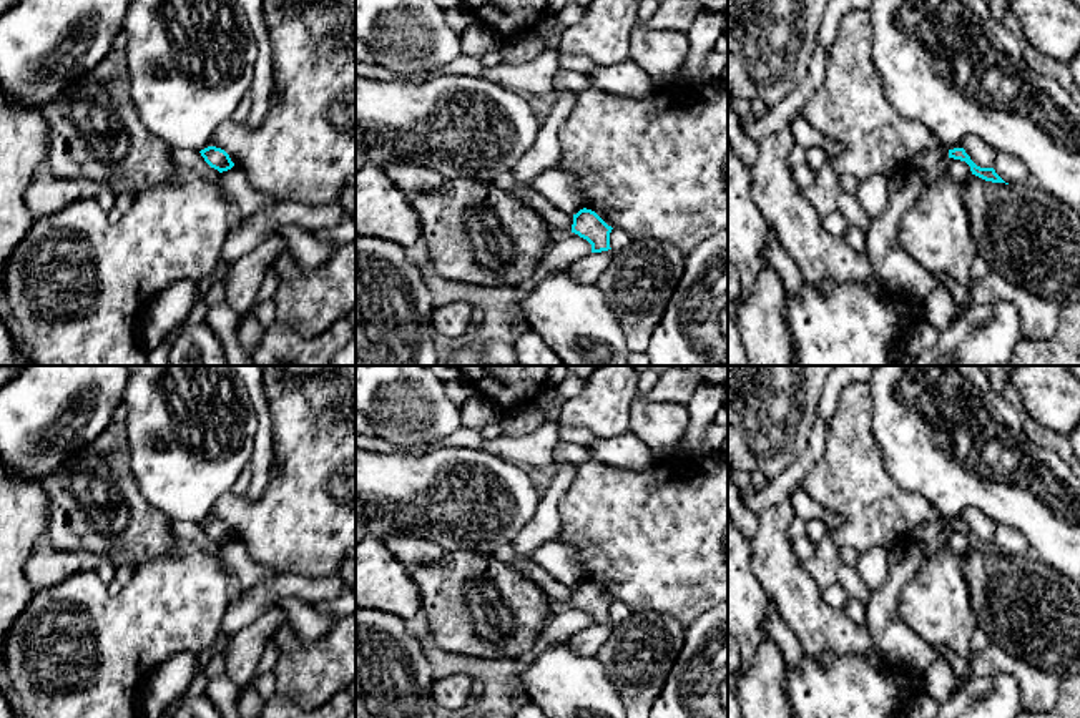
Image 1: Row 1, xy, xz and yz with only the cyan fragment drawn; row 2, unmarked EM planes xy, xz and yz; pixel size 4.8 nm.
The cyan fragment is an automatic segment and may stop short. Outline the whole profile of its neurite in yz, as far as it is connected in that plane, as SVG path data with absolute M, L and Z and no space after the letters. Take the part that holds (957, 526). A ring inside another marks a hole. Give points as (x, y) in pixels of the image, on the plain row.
M954 520L954 522L949 522L949 530L954 530L954 532L960 532L960 534L965 534L969 538L970 538L970 543L972 547L985 552L985 553L992 553L992 555L1005 555L997 545L994 540L980 540L977 538L970 529L965 525L964 520Z

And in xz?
M580 582L573 587L572 605L587 612L592 617L592 625L608 623L610 620L610 605L611 598L608 598L595 583Z

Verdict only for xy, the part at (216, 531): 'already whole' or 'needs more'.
already whole

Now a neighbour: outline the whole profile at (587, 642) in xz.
M615 622L601 623L601 625L590 625L578 633L575 633L568 645L572 650L578 652L585 657L593 657L600 650L600 647L608 640L615 628Z

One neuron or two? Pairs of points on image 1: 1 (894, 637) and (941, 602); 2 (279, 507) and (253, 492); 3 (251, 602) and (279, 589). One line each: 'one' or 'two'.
1: two
2: two
3: one

